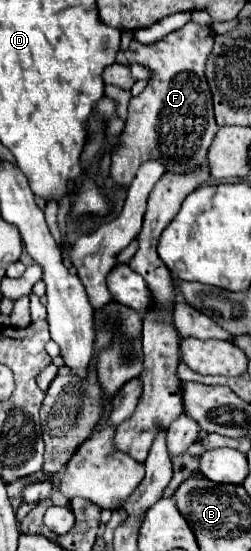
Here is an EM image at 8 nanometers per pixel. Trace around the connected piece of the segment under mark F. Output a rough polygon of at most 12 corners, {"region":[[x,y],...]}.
{"region":[[187,22],[129,64],[153,76],[131,98],[111,178],[139,164],[189,172],[219,126],[205,78],[211,28]]}

